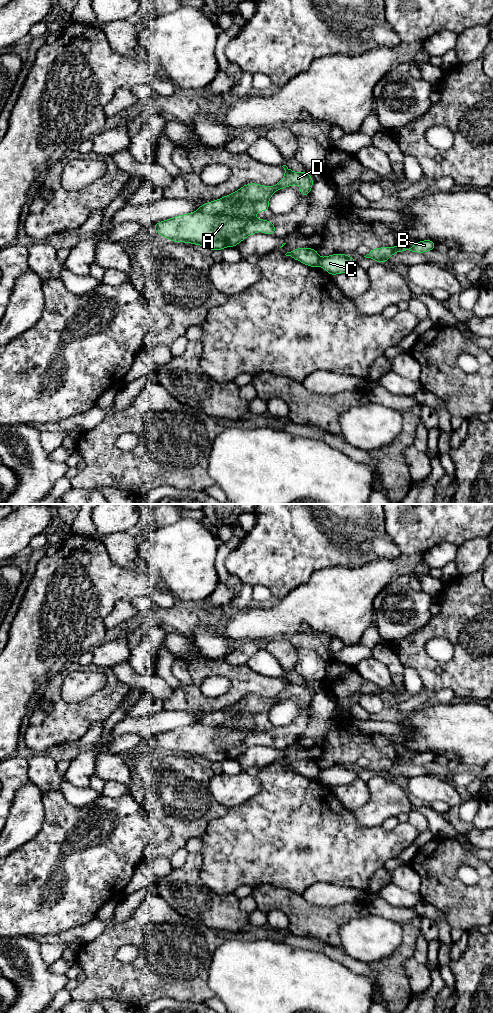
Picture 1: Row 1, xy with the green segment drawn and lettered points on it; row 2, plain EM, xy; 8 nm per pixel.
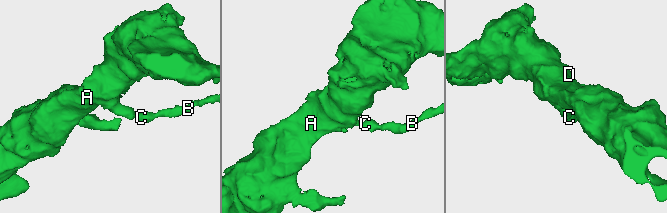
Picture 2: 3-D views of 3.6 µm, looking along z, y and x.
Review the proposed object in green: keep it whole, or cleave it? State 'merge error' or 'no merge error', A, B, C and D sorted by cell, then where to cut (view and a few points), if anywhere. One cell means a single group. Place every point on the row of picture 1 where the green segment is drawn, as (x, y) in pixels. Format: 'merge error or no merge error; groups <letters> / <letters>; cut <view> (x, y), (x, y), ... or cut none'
merge error; groups A D / B C; cut xy (321, 258), (318, 265)

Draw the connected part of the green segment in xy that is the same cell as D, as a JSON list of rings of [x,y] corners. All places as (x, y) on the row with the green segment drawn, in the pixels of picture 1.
[[[286,165],[284,177],[275,186],[245,184],[220,199],[202,204],[195,212],[156,223],[154,229],[171,242],[192,243],[209,250],[235,247],[245,238],[263,231],[272,235],[276,227],[266,219],[257,220],[256,212],[270,210],[269,200],[278,190],[297,184],[301,196],[308,196],[314,179],[307,172],[296,173]]]

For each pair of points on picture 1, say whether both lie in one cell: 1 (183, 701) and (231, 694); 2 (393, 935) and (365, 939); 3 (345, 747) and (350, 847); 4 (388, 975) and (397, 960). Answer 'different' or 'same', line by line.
1: same
2: same
3: different
4: same

